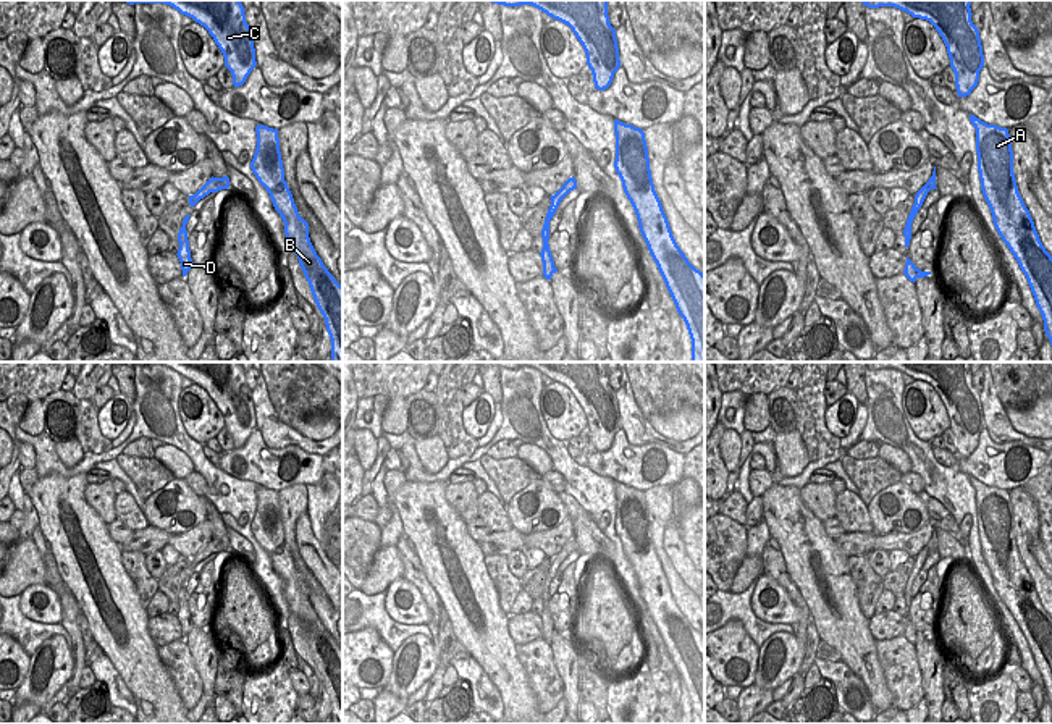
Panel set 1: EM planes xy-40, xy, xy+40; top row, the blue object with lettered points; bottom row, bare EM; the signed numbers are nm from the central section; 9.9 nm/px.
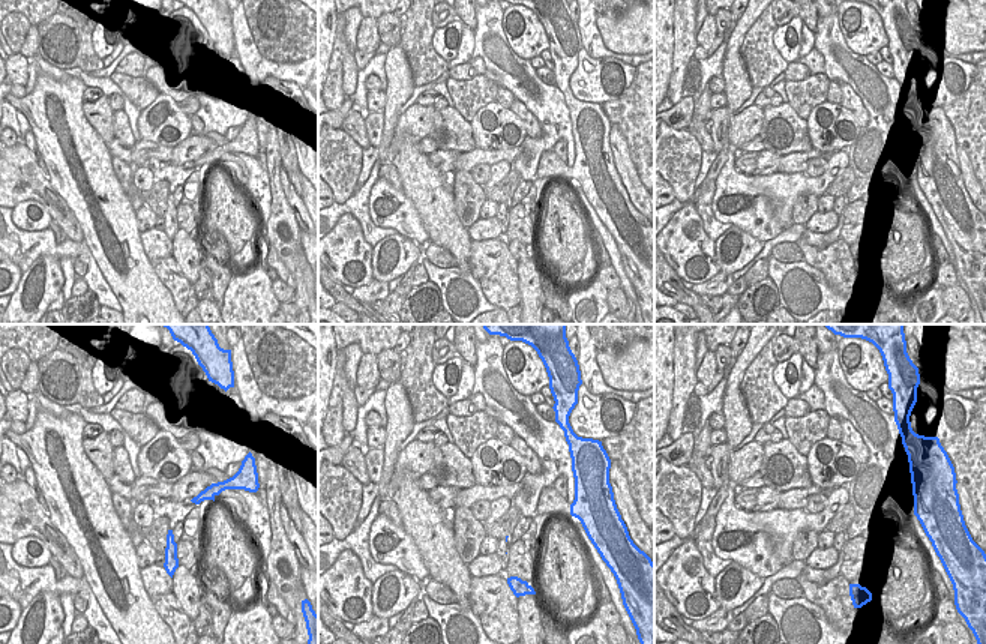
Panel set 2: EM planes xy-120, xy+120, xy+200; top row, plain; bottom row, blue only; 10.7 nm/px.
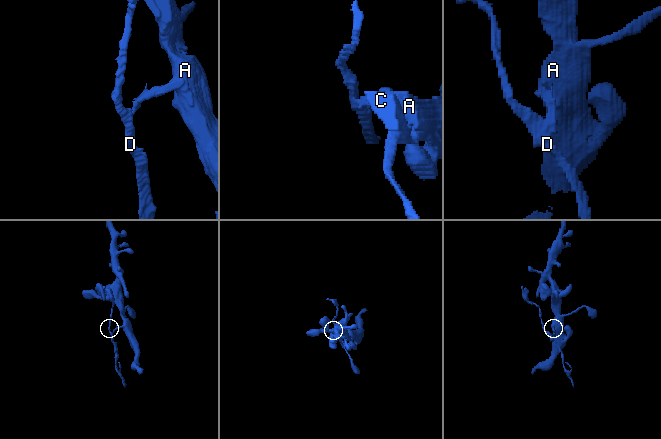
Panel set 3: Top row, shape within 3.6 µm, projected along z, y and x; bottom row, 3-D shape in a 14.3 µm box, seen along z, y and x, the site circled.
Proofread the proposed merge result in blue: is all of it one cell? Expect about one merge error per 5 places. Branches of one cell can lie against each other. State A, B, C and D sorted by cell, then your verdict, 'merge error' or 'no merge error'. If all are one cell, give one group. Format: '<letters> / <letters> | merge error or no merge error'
A B C / D | merge error

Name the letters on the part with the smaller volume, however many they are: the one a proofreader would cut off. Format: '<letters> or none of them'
D

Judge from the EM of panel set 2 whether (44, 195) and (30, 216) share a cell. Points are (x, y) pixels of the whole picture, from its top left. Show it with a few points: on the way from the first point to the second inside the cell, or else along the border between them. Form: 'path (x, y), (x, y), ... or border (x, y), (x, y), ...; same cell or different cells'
border (15, 204), (24, 200), (36, 200), (53, 219); different cells

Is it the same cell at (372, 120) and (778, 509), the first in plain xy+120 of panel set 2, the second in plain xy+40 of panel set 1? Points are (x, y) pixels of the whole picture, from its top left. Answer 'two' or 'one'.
two

